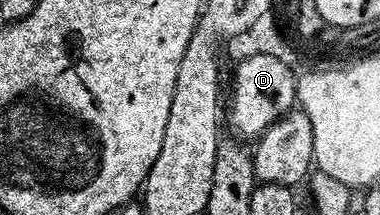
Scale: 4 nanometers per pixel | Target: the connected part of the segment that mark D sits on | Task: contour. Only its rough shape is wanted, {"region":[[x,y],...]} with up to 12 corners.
{"region":[[271,54],[235,68],[227,124],[258,138],[294,107],[295,72]]}

